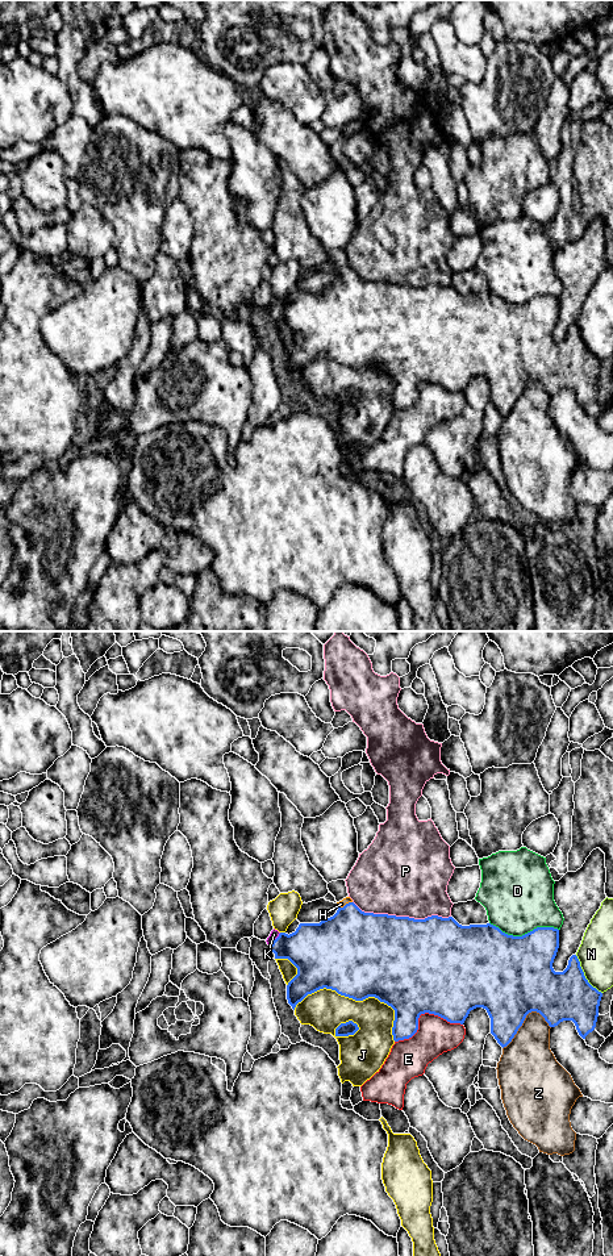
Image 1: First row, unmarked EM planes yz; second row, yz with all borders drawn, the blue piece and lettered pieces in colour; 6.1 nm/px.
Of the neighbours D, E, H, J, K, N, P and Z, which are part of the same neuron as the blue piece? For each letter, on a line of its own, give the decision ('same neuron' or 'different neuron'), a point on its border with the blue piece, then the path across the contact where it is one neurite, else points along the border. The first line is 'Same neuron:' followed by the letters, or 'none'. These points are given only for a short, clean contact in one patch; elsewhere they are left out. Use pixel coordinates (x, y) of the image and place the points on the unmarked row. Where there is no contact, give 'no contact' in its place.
Same neuron: H, K
D: different neuron; contact yz (524, 304)
E: different neuron; contact yz (422, 382)
H: same neuron; contact yz (346, 272); way yz (350, 313), (346, 272), (341, 272)
J: different neuron; contact yz (358, 368)
K: same neuron; contact yz (275, 308); way yz (315, 317), (287, 316), (275, 308), (274, 303)
N: different neuron; contact yz (583, 343)
P: different neuron; contact yz (401, 286)
Z: different neuron; contact yz (524, 388)

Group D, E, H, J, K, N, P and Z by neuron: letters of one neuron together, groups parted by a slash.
D / E / H K / J / N / P / Z

